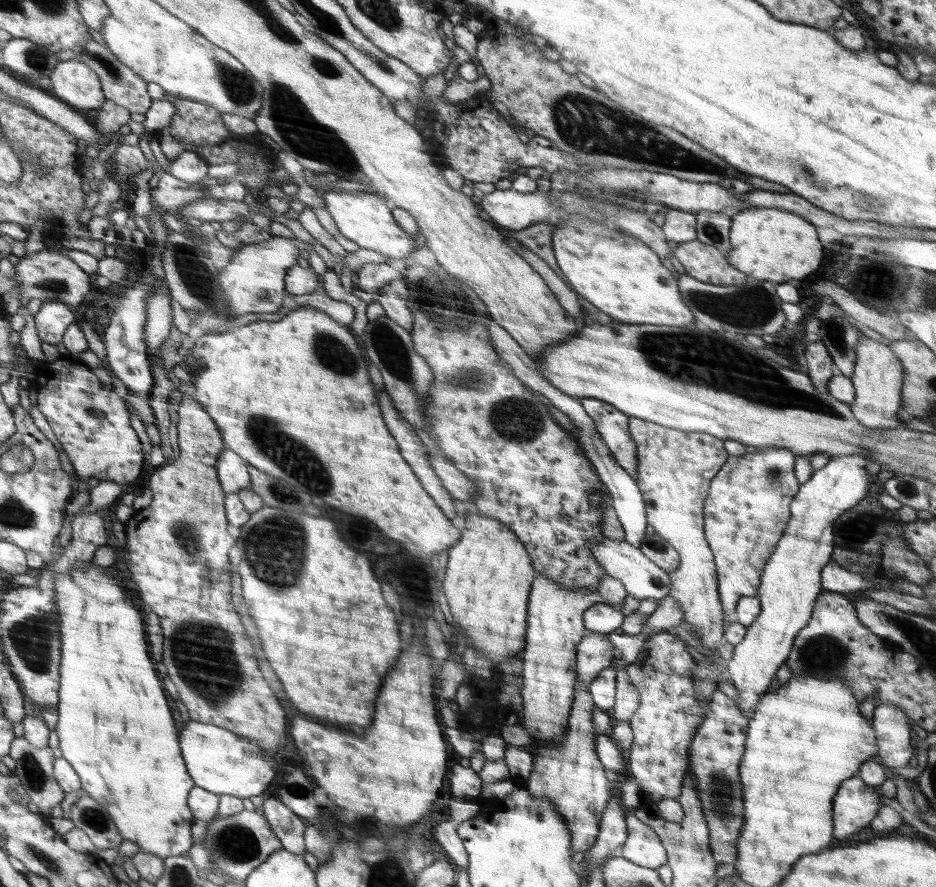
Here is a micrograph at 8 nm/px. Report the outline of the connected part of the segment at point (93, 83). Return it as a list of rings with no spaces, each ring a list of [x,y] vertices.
[[[77,59],[61,61],[52,76],[53,91],[79,108],[100,109],[106,104],[101,76],[89,64]]]

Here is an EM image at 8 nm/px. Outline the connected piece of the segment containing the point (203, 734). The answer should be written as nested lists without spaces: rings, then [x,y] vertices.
[[[192,720],[181,732],[181,741],[189,771],[197,782],[197,786],[210,792],[219,795],[230,794],[241,799],[250,798],[266,790],[266,786],[276,776],[266,750],[253,740],[245,736],[242,738],[230,729]]]

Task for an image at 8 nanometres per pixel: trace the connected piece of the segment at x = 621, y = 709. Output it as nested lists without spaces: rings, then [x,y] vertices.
[[[616,669],[616,694],[614,706],[609,713],[614,721],[630,720],[640,704],[640,695],[630,681],[625,669]]]

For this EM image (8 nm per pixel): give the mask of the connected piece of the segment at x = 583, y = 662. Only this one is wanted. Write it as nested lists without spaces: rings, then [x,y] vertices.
[[[588,632],[577,647],[577,680],[589,686],[605,668],[612,667],[612,650],[614,645],[605,633]]]

